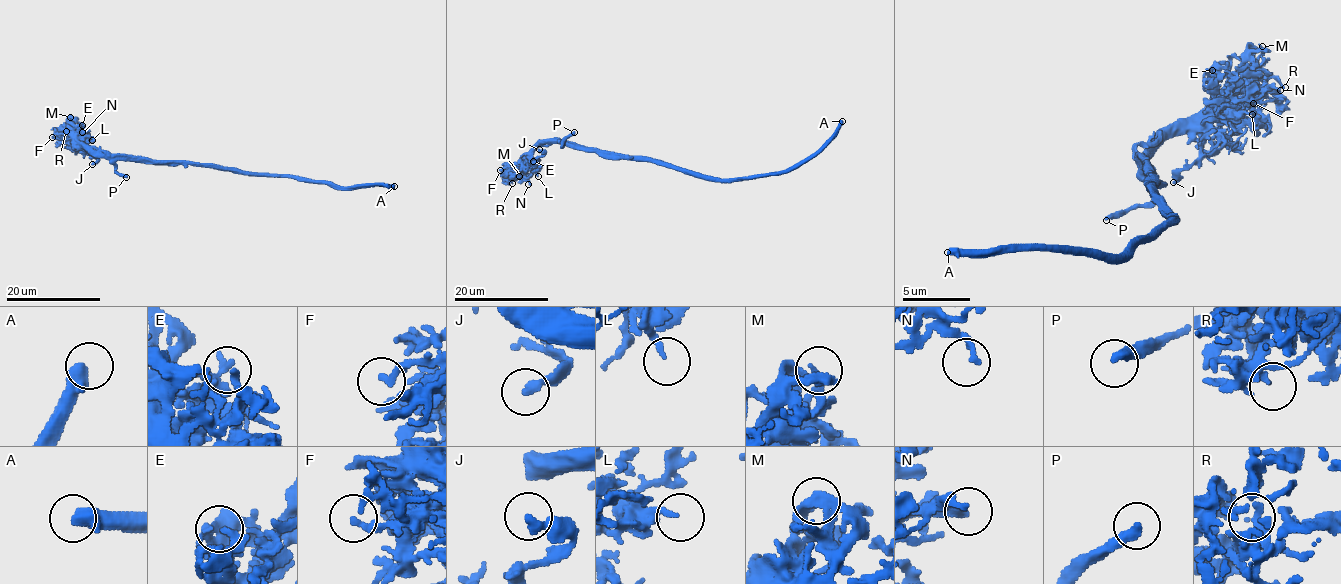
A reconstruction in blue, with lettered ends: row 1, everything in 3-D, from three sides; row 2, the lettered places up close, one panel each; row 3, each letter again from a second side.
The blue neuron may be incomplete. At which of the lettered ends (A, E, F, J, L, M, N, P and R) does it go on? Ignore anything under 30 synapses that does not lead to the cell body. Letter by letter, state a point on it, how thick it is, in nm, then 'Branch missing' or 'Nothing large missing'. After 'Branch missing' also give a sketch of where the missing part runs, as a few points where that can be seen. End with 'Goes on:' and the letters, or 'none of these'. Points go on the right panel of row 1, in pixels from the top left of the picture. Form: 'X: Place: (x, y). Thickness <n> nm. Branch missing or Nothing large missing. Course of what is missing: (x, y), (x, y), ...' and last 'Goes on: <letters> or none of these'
A: Place: (947, 252). Thickness 500 nm. Nothing large missing
E: Place: (1212, 70). Thickness 280 nm. Nothing large missing
F: Place: (1253, 103). Thickness 220 nm. Nothing large missing
J: Place: (1173, 182). Thickness 300 nm. Nothing large missing
L: Place: (1252, 114). Thickness 180 nm. Nothing large missing
M: Place: (1262, 46). Thickness 200 nm. Nothing large missing
N: Place: (1280, 90). Thickness 200 nm. Nothing large missing
P: Place: (1106, 220). Thickness 320 nm. Branch missing. Course of what is missing: (1106, 220), (1083, 224), (1053, 244), (1026, 271), (1009, 274), (976, 270), (961, 287), (924, 287), (913, 280)
R: Place: (1285, 87). Thickness 90 nm. Nothing large missing
Goes on: P

